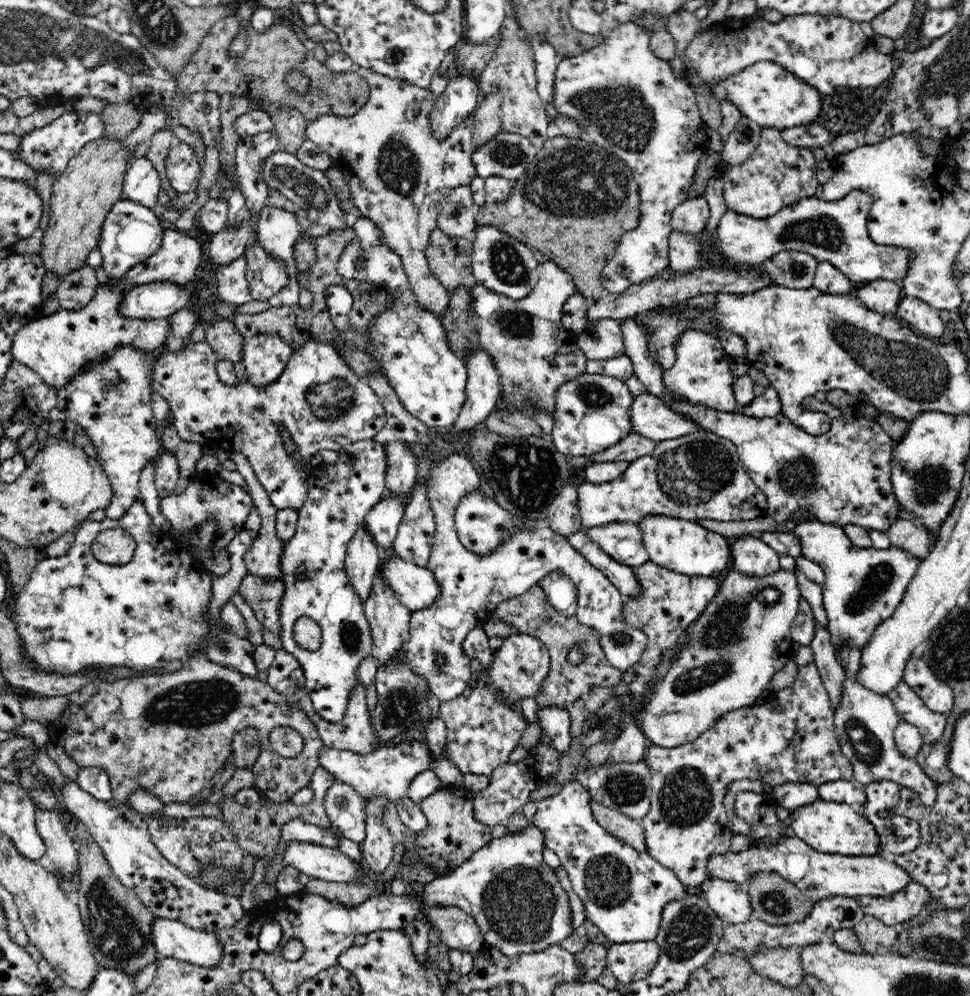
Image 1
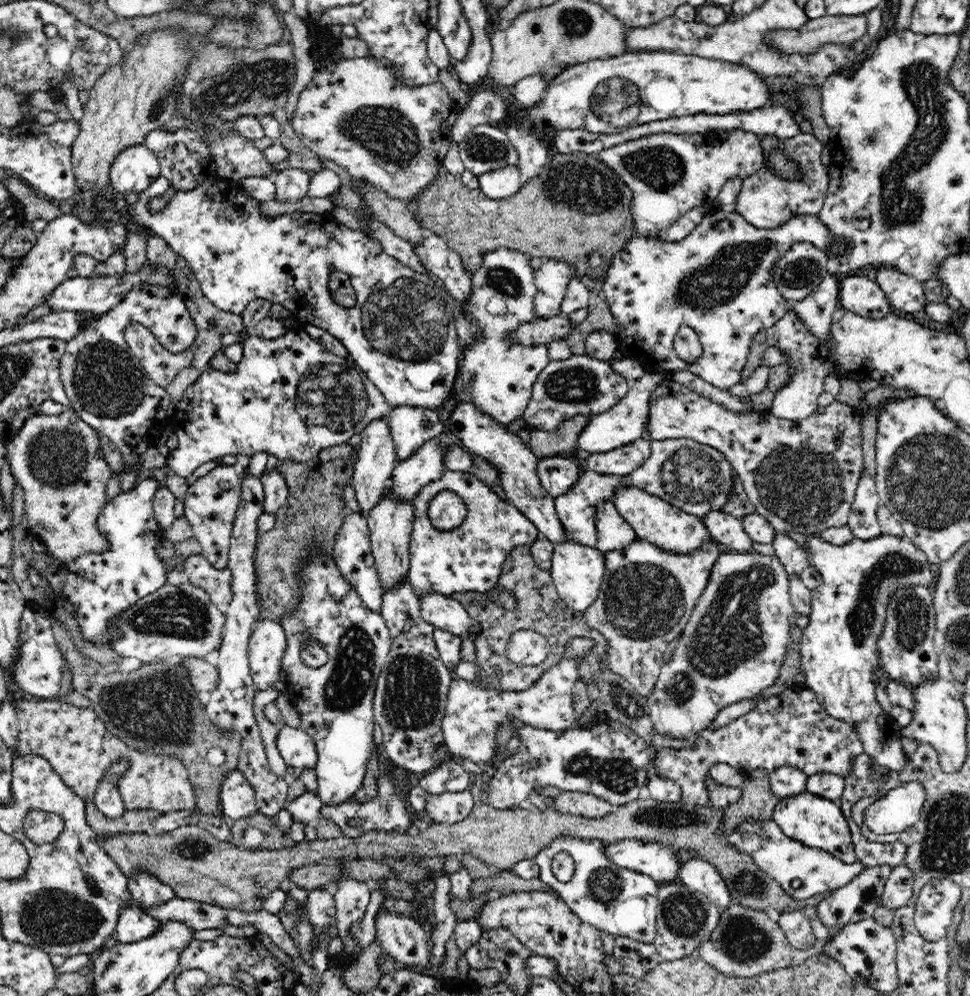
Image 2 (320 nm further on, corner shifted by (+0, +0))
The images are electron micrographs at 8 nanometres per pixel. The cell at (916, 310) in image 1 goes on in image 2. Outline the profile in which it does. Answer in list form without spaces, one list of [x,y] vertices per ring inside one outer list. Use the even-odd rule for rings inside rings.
[[[877,269],[875,281],[886,293],[891,306],[909,313],[924,311],[926,299],[922,282],[900,270]]]

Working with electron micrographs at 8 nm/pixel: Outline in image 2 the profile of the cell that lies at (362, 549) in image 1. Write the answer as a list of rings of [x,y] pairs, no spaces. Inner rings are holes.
[[[388,415],[386,417],[374,419],[361,432],[362,440],[358,446],[357,459],[353,468],[353,478],[351,485],[356,491],[356,499],[360,506],[360,514],[367,518],[370,516],[370,510],[382,500],[382,496],[387,492],[389,480],[398,464],[396,460],[396,447],[394,439],[390,435],[388,427]]]

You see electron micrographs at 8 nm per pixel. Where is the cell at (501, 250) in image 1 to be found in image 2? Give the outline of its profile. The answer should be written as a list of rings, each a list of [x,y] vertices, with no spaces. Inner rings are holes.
[[[500,247],[483,256],[481,266],[471,274],[471,293],[460,303],[481,328],[481,334],[464,349],[459,375],[467,394],[478,409],[506,426],[525,414],[531,399],[532,385],[551,361],[549,345],[520,345],[508,341],[508,334],[520,324],[532,322],[537,288],[531,256]]]

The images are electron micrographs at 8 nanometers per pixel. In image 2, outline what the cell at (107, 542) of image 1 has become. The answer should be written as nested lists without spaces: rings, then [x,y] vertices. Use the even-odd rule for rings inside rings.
[[[66,408],[57,415],[38,412],[29,416],[6,446],[12,475],[24,489],[28,529],[60,564],[76,560],[82,554],[100,554],[110,549],[110,543],[97,530],[96,522],[107,504],[106,485],[114,476],[102,455],[99,435],[96,428],[84,422],[74,409]]]

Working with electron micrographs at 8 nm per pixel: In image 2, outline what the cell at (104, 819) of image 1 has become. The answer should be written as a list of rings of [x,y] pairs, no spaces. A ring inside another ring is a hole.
[[[132,872],[127,887],[141,908],[152,908],[175,898],[175,892],[149,872]]]

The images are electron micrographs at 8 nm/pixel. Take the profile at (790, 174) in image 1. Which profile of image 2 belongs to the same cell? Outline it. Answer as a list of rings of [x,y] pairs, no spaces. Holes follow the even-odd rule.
[[[800,133],[796,137],[782,140],[773,135],[762,136],[761,147],[763,155],[769,155],[774,149],[782,149],[788,157],[796,163],[800,174],[794,180],[784,180],[775,172],[763,167],[743,178],[743,183],[736,198],[735,211],[741,214],[752,226],[772,230],[782,226],[794,216],[818,215],[823,207],[823,202],[829,186],[828,167],[822,163],[820,156],[826,145],[813,134]]]

